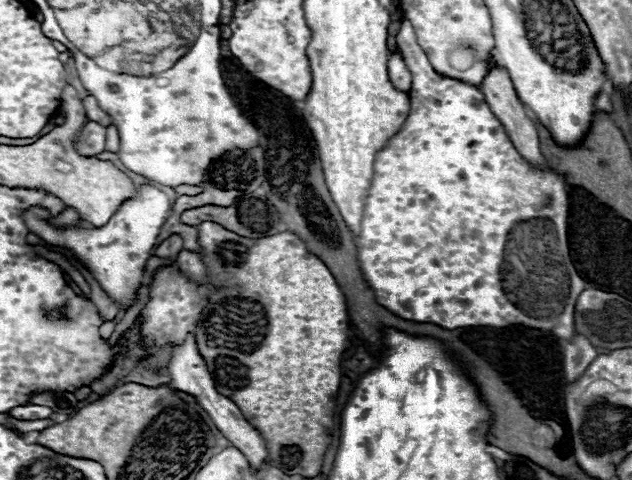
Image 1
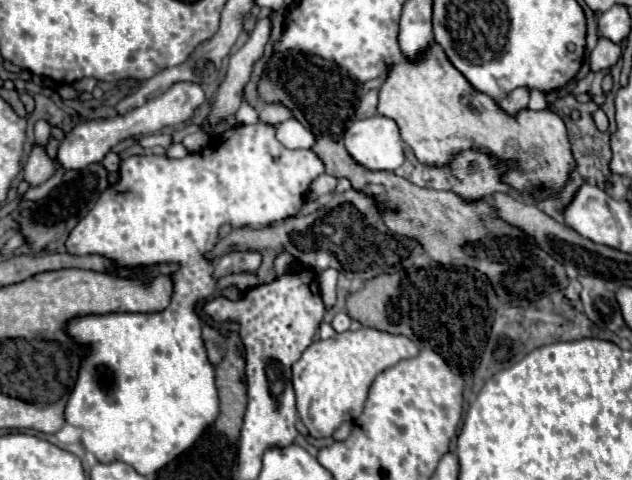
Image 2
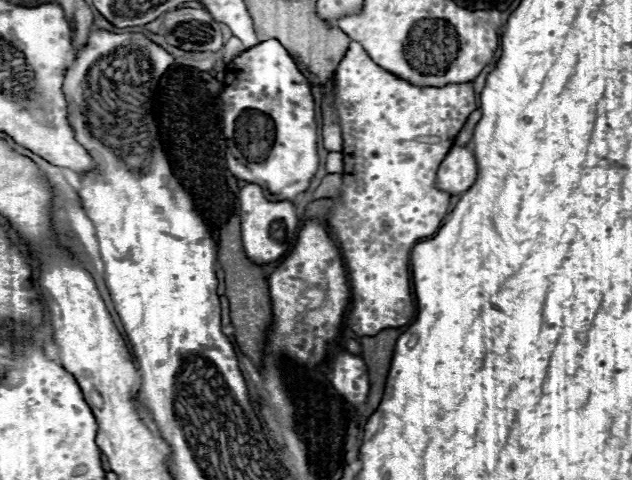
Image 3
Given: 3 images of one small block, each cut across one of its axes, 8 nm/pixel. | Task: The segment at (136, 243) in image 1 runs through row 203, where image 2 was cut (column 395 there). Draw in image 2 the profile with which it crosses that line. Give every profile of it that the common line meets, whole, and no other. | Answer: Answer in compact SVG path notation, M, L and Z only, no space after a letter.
M384 116L356 120L346 130L346 150L356 164L368 170L394 172L404 162L398 126Z

